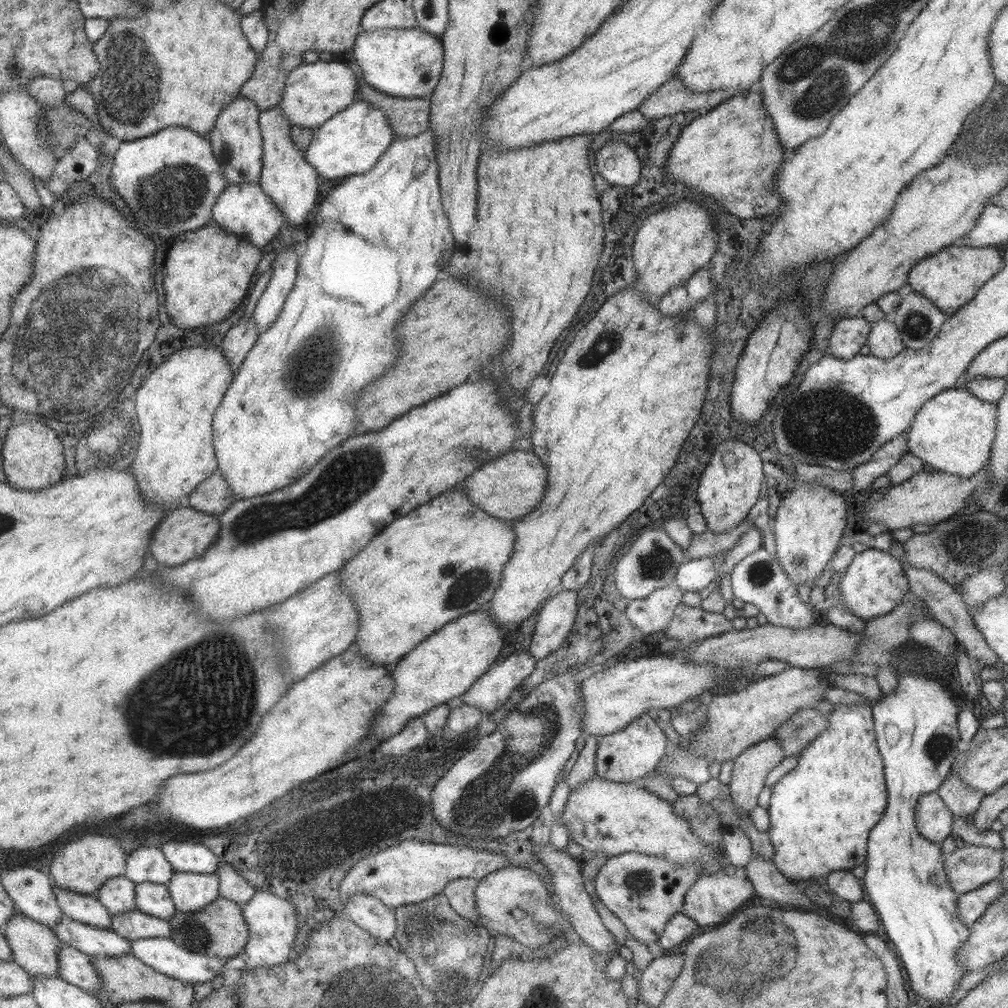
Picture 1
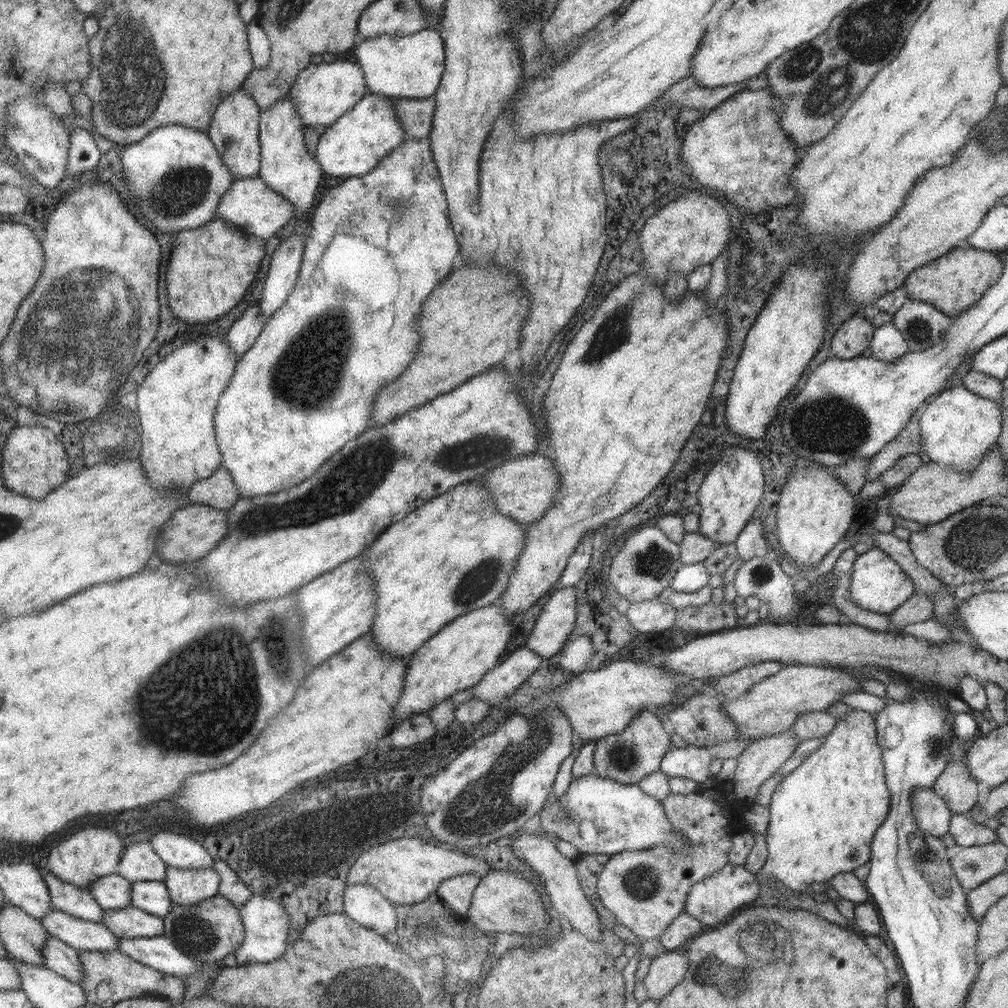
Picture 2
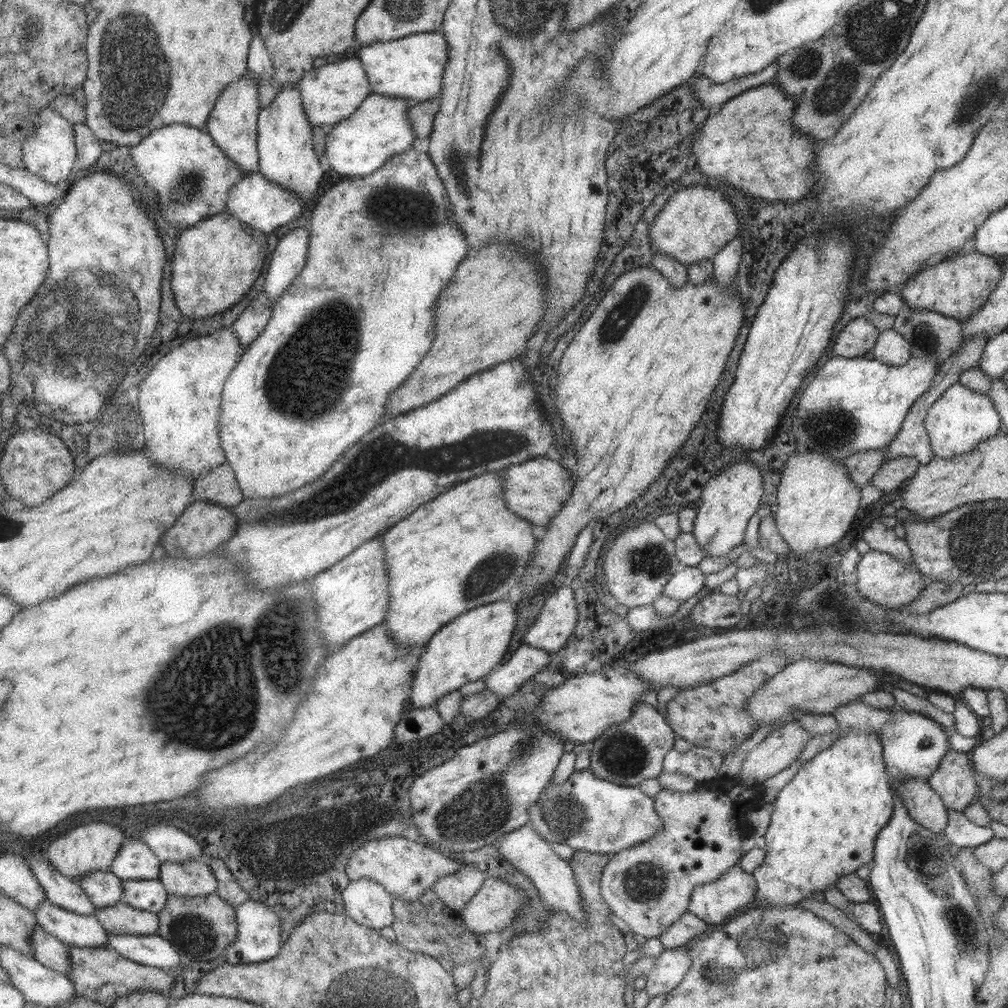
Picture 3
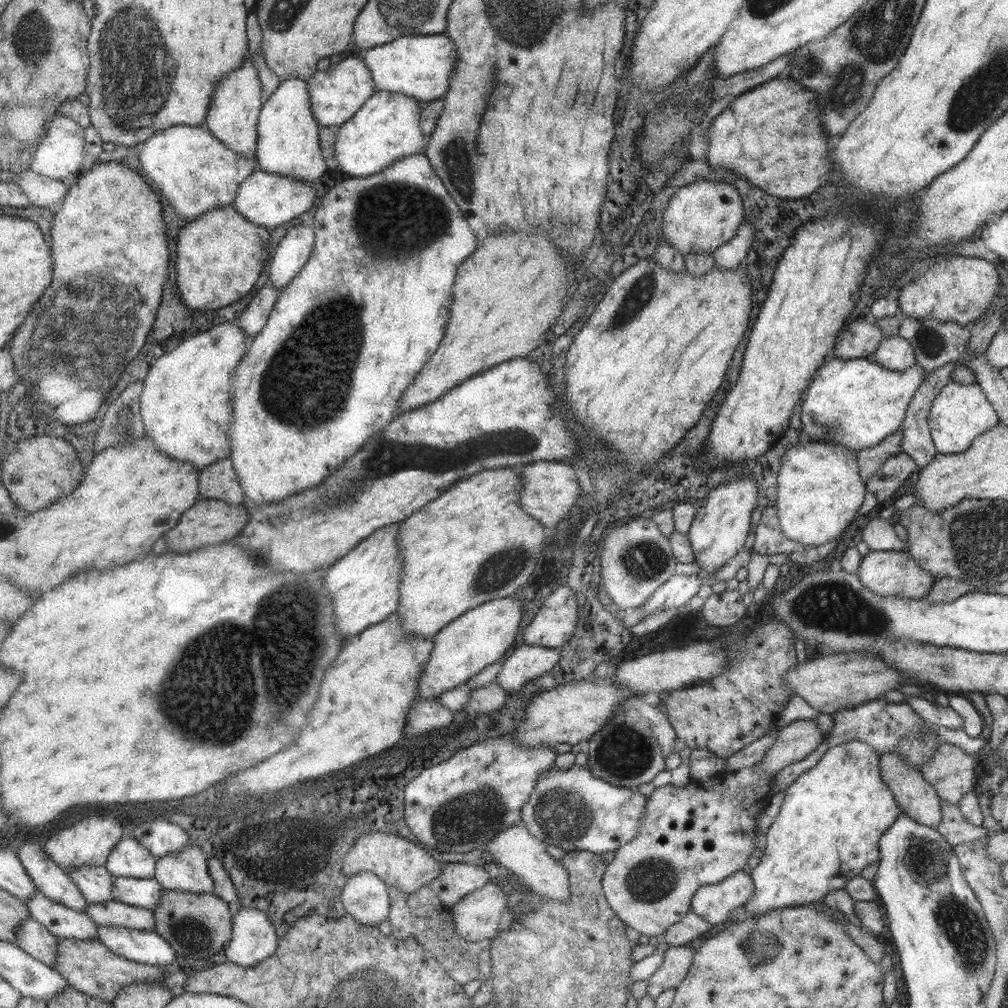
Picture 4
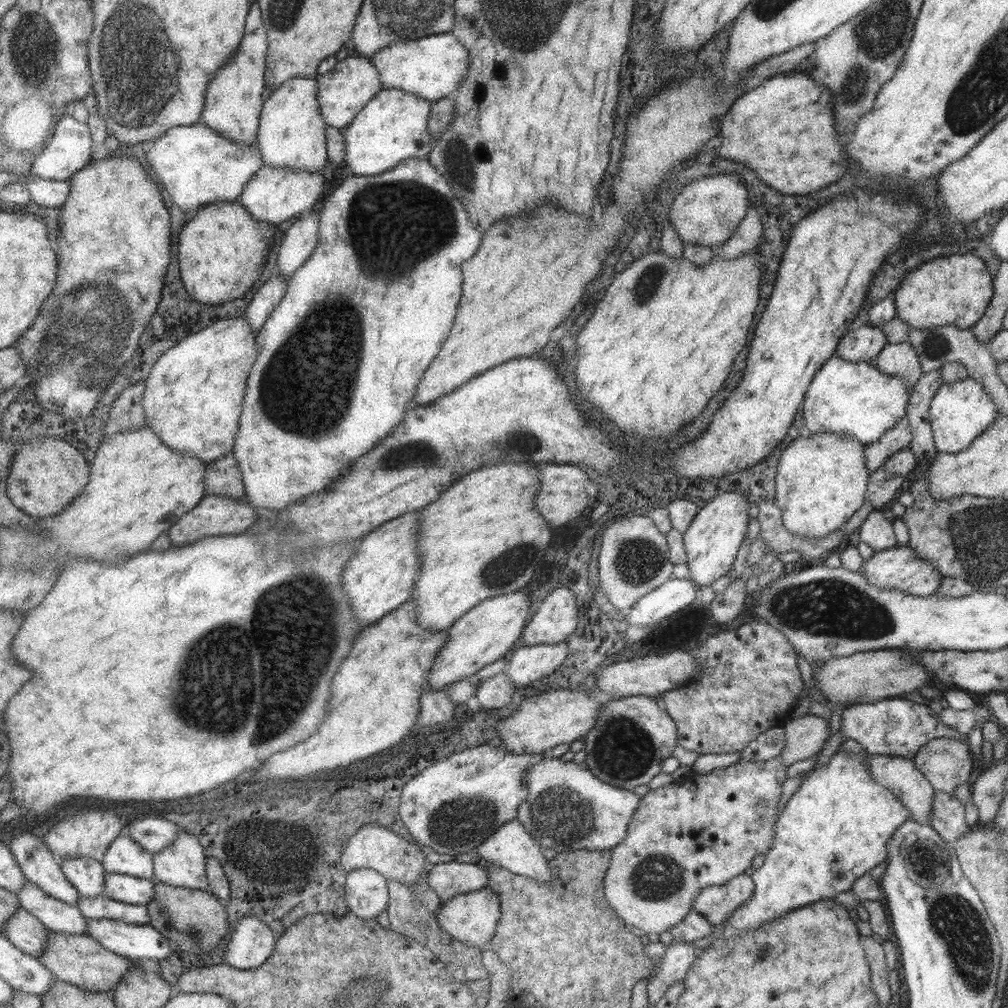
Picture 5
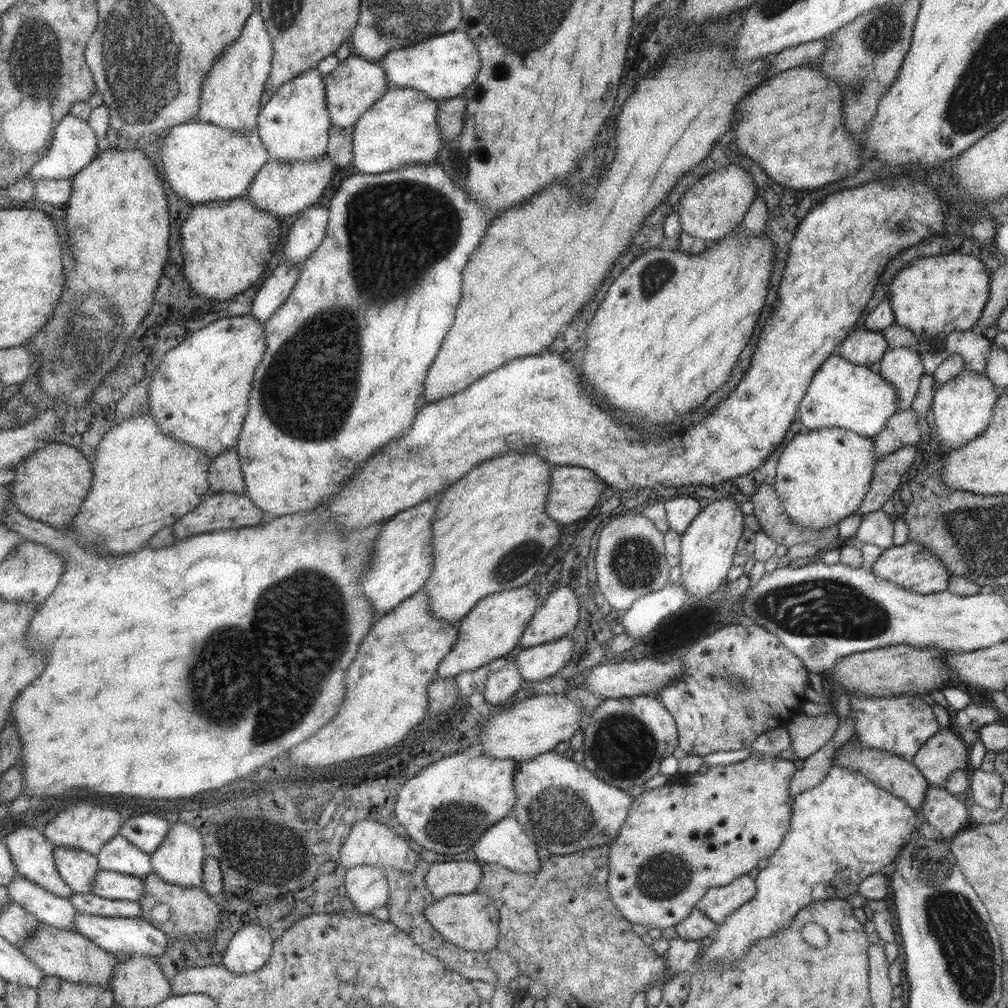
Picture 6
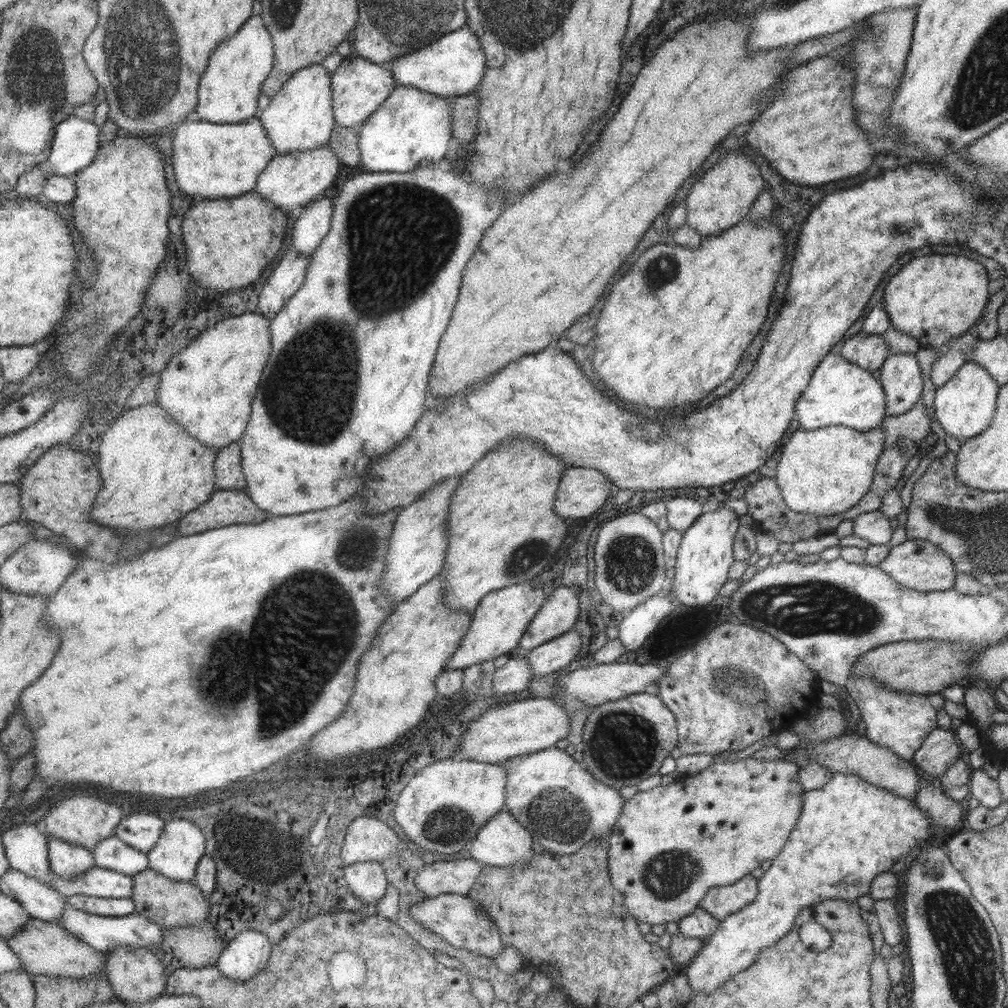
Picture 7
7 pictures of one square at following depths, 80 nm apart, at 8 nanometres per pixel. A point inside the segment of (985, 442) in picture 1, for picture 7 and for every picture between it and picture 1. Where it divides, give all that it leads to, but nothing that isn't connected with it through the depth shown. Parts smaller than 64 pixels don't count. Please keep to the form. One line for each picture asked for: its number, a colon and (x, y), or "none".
2: (957, 427)
3: (960, 418)
4: (959, 413)
5: (959, 411)
6: (962, 407)
7: (964, 406)

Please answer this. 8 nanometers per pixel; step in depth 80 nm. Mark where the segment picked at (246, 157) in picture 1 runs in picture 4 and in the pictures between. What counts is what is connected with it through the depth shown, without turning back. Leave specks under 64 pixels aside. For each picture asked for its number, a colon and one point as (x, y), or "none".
2: (235, 128)
3: (234, 123)
4: (234, 114)

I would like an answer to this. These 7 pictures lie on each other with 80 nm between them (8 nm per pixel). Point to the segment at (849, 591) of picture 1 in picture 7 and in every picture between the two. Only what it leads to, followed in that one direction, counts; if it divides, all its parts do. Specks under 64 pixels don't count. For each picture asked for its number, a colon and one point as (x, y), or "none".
2: (877, 583)
3: (883, 580)
4: (889, 573)
5: (899, 567)
6: (911, 565)
7: (917, 564)

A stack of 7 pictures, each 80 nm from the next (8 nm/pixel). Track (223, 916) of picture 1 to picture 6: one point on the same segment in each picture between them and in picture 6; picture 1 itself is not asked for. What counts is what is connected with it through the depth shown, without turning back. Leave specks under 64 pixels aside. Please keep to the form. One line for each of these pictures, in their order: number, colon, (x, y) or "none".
2: (211, 929)
3: (202, 927)
4: (199, 925)
5: (195, 919)
6: (182, 911)

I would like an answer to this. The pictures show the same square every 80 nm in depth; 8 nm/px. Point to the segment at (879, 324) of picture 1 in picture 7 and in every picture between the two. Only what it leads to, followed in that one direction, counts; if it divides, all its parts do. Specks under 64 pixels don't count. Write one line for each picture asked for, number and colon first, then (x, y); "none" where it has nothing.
2: (887, 344)
3: (890, 348)
4: (894, 353)
5: (899, 359)
6: (902, 368)
7: (900, 376)

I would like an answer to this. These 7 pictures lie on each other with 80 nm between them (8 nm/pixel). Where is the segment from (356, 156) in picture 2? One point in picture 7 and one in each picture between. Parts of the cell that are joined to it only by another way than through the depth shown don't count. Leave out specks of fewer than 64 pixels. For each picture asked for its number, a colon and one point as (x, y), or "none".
3: (380, 129)
4: (387, 128)
5: (394, 126)
6: (402, 129)
7: (413, 127)

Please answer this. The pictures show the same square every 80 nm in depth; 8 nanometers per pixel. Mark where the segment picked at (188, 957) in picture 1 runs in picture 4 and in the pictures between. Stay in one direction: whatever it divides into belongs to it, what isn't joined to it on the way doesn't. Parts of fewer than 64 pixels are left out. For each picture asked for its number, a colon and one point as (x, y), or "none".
2: (161, 952)
3: (150, 950)
4: (144, 946)

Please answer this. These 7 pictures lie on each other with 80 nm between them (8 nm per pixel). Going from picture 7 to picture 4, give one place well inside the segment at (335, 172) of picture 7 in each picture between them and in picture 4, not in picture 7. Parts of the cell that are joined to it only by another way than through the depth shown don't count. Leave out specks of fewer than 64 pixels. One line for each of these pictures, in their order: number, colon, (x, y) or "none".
4: (267, 199)
5: (275, 194)
6: (282, 188)

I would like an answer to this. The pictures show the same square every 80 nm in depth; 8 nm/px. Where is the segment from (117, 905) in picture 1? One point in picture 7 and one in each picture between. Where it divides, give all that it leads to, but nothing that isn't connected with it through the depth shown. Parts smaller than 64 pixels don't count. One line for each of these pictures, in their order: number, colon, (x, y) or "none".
2: (113, 891)
3: (105, 888)
4: (96, 882)
5: (88, 875)
6: (79, 868)
7: (68, 860)

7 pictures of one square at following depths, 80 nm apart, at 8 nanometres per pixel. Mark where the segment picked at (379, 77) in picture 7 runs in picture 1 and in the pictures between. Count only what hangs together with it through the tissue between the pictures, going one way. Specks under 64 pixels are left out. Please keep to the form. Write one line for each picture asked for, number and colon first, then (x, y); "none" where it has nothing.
1: (315, 93)
2: (324, 92)
3: (332, 93)
4: (337, 94)
5: (344, 92)
6: (357, 84)

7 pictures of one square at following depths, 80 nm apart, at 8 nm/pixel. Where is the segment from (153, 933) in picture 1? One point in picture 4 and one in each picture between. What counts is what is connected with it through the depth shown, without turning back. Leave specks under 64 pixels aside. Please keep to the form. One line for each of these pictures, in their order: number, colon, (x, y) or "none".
2: (131, 922)
3: (123, 918)
4: (115, 913)

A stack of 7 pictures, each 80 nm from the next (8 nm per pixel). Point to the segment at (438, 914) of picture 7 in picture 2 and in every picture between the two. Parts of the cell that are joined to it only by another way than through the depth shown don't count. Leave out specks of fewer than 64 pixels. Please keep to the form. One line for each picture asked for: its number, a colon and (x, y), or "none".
2: (502, 902)
3: (492, 908)
4: (475, 917)
5: (471, 918)
6: (469, 921)

